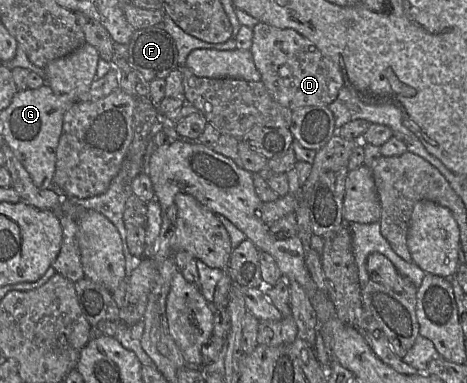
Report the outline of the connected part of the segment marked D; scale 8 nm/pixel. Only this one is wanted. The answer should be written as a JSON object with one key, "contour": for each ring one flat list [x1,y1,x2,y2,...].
{"contour":[[264,22,253,27,253,39,250,52,256,68,261,74,261,82,274,101,291,110,306,106,328,106,338,96,344,86,342,73,338,66,324,56,308,39,293,29,279,29]]}

